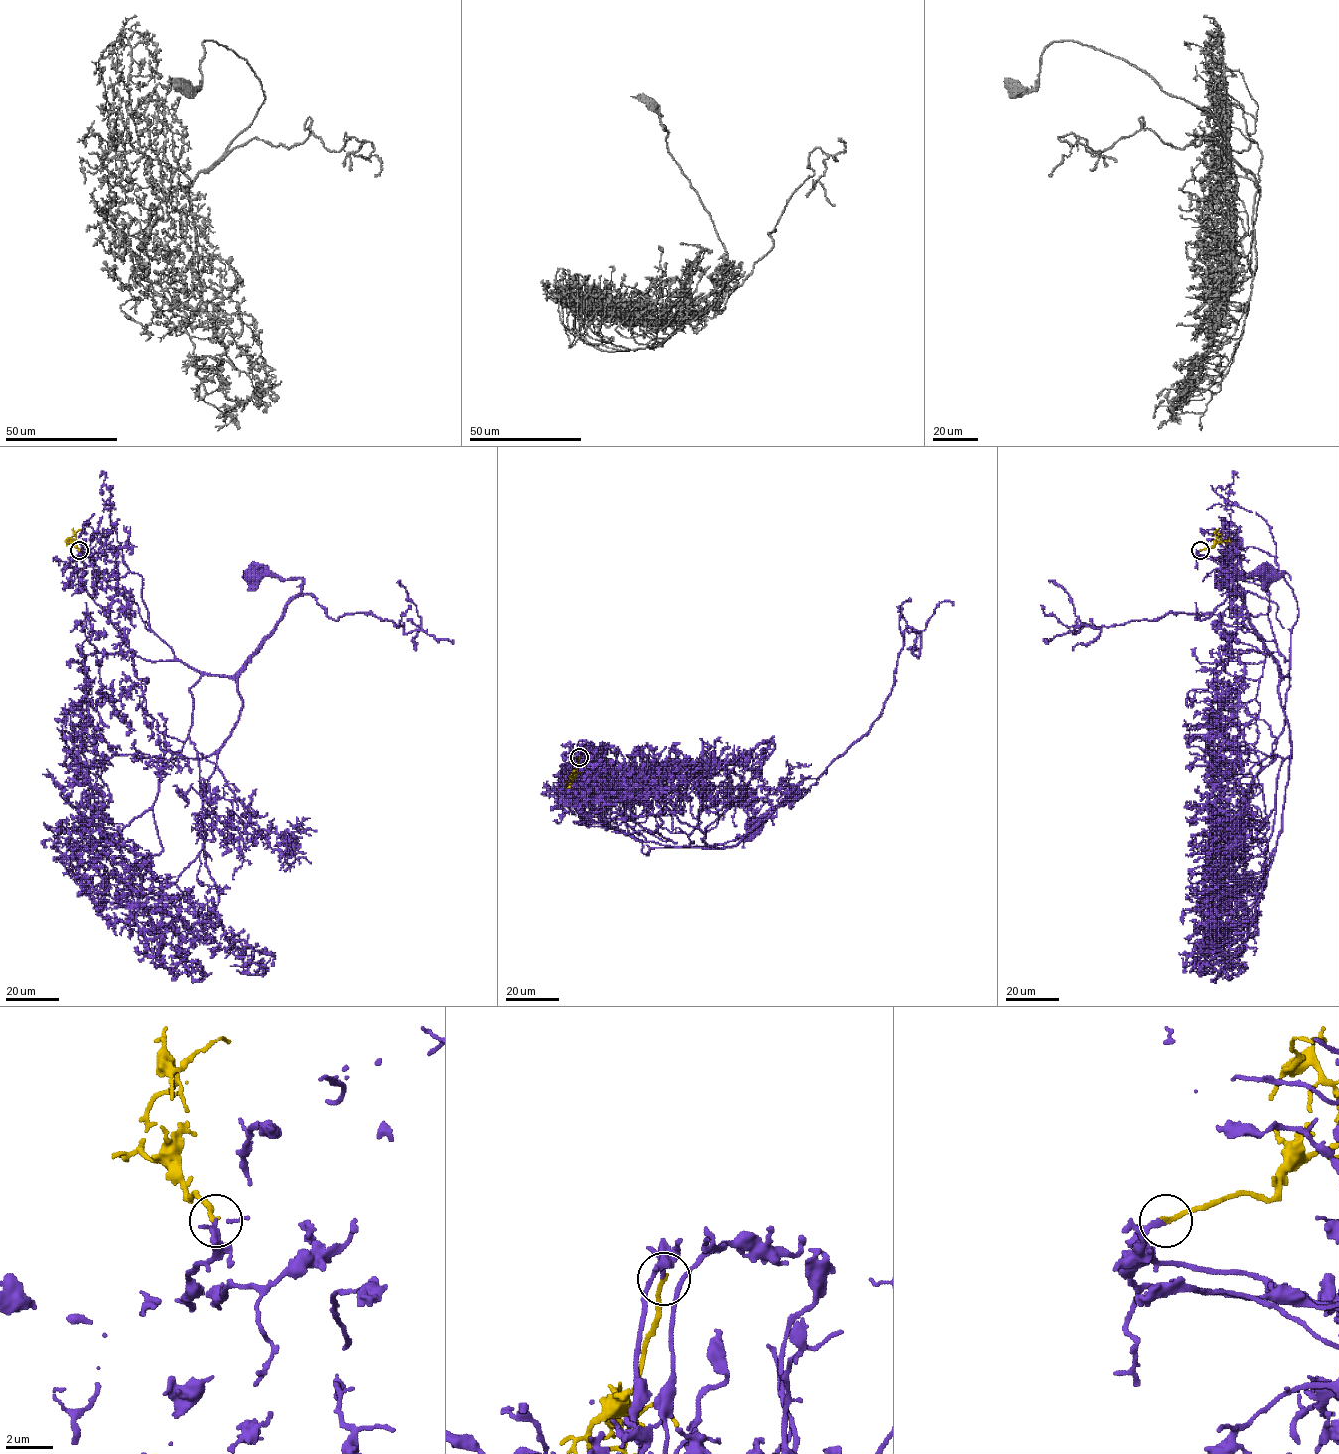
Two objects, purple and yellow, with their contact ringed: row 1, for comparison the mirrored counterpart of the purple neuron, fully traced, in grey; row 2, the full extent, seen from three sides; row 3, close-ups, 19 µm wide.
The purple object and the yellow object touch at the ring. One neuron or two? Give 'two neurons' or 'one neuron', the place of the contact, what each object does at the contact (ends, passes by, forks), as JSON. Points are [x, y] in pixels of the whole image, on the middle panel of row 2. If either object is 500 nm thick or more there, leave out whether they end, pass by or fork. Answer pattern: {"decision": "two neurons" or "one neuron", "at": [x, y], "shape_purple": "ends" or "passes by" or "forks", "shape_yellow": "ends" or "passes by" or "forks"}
{"decision": "one neuron", "at": [579, 757], "shape_purple": "passes by", "shape_yellow": "ends"}

